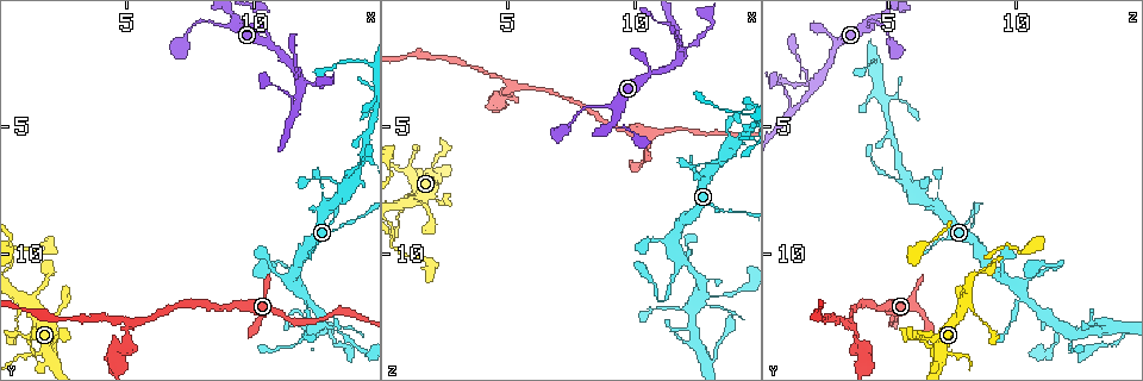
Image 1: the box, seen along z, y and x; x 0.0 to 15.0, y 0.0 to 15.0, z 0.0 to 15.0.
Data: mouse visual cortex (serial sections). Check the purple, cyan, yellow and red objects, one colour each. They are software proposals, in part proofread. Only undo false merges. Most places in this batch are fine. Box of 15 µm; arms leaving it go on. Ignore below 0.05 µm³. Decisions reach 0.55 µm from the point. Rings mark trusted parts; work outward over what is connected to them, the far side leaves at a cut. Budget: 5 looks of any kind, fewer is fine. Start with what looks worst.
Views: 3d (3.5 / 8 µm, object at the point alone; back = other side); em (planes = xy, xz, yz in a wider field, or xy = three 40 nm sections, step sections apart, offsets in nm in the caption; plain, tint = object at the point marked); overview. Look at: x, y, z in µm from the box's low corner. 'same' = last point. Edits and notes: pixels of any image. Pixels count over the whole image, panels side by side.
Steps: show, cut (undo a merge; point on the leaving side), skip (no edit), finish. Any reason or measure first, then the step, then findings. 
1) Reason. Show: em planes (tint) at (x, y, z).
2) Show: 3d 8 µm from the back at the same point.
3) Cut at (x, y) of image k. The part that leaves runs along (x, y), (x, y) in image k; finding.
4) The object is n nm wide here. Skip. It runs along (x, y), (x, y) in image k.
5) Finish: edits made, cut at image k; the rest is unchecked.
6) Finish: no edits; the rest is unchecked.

Sudden change in width. Show: 3d 3.5 µm at (11.5, 10.8, 10.8).

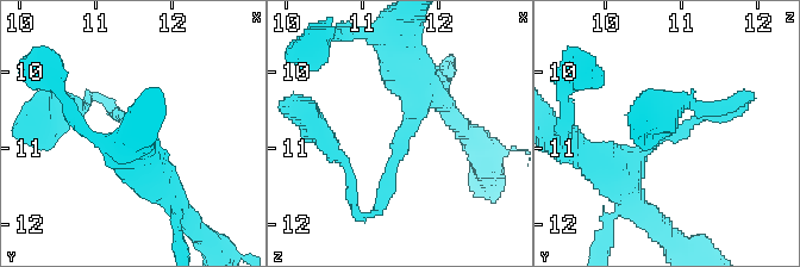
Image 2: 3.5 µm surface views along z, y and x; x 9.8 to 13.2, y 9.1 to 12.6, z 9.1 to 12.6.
The arms are 150, 500 nm wide. Show: em xy step 1 (plain) at (11.60, 10.90, 10.75).

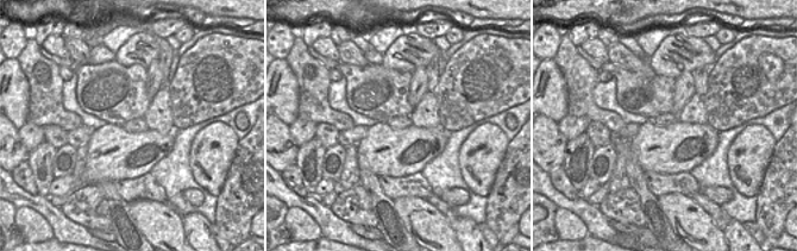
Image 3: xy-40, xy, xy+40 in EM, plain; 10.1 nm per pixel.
With the object marked. Show: em xy step 1 (tint) at the same point.

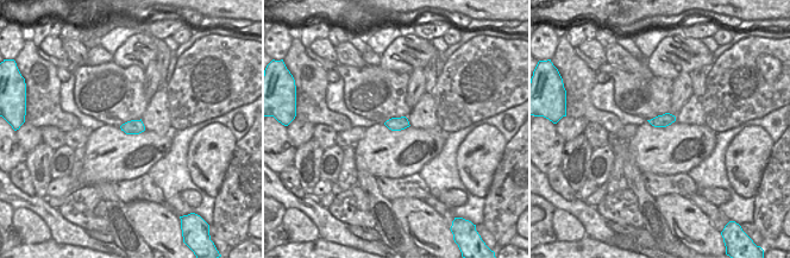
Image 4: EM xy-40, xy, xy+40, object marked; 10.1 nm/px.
Skip. It runs along (607, 165), (616, 175), (698, 117), (729, 113) in image 2; continuous, no second cell.

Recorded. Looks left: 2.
Three-way junction. Show: 3d 3.5 µm at (5.2, 12.7, 3.4).

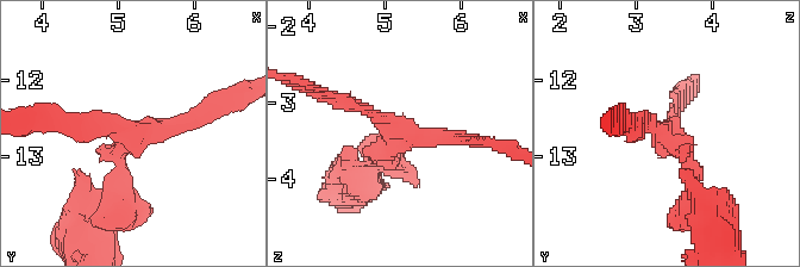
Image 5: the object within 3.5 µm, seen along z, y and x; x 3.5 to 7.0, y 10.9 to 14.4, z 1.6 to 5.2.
3 arms meet here; the arms are 150, 200, 200 nm wide; need the tissue. Show: em planes (tint) at (5.35, 12.70, 3.40).

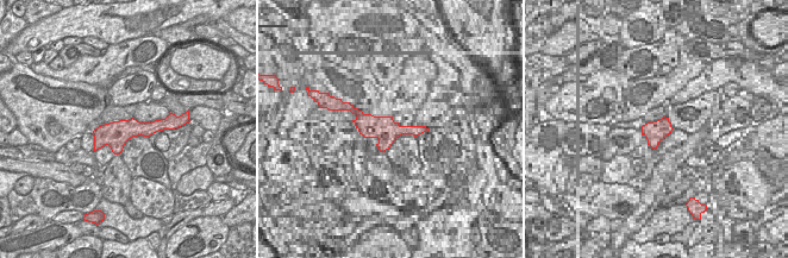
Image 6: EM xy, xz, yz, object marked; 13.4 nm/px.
Skip. It runs along (161, 124), (107, 134), (97, 145) in image 6; one cell here.

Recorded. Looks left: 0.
Finish: no edits; the rest is unchecked.

